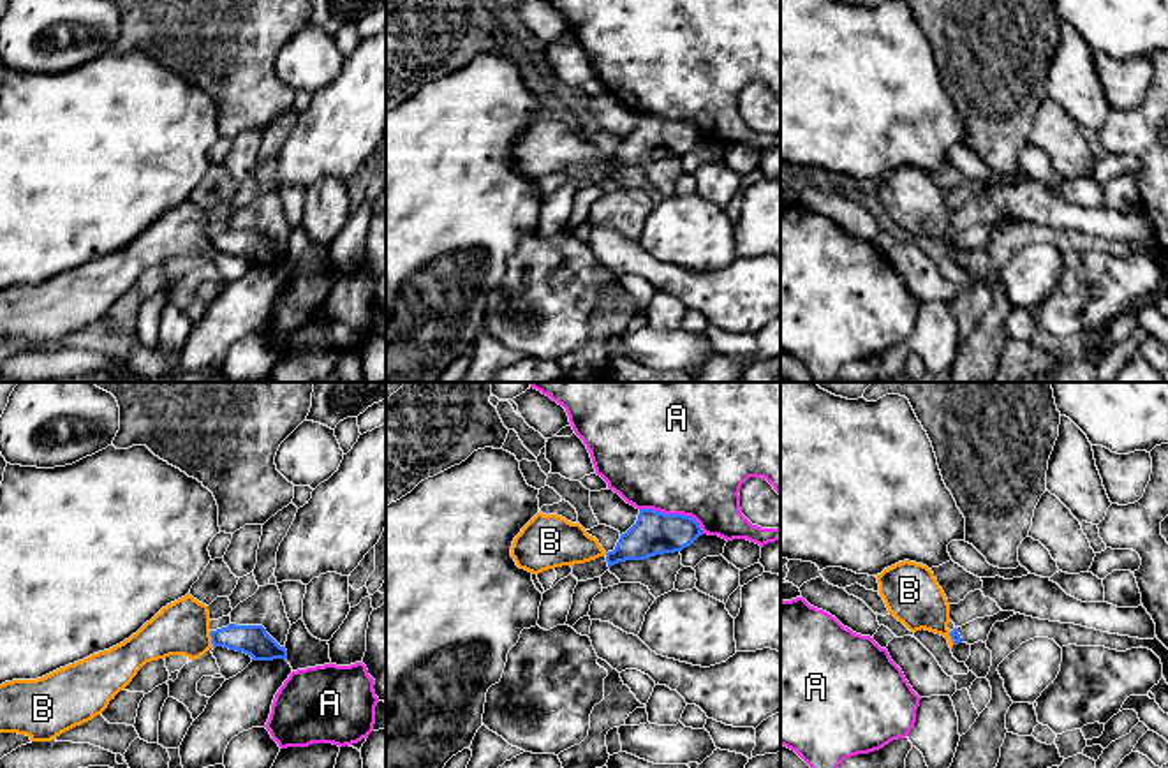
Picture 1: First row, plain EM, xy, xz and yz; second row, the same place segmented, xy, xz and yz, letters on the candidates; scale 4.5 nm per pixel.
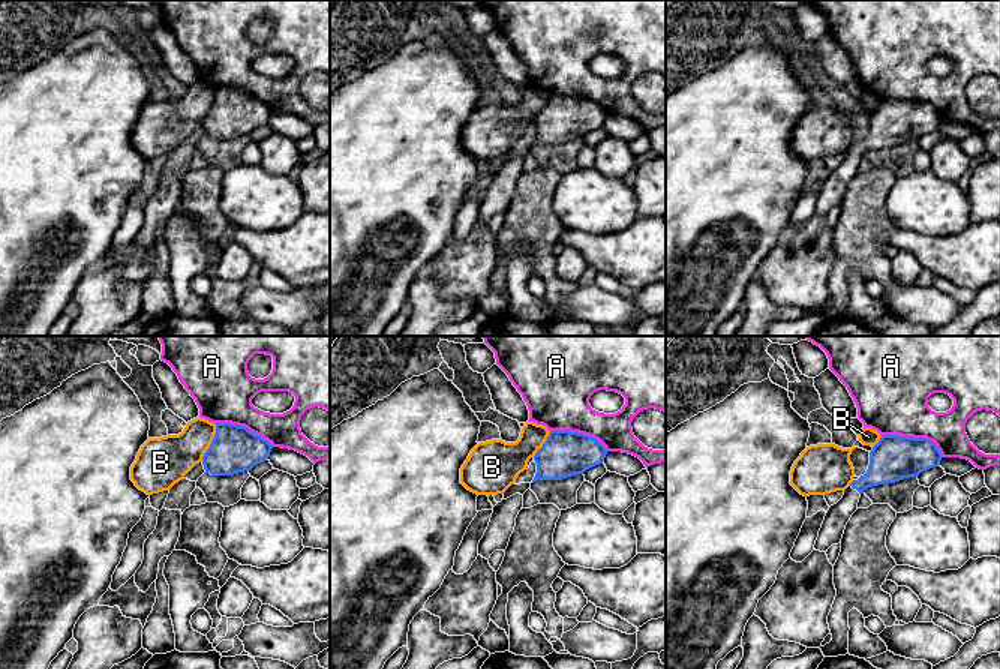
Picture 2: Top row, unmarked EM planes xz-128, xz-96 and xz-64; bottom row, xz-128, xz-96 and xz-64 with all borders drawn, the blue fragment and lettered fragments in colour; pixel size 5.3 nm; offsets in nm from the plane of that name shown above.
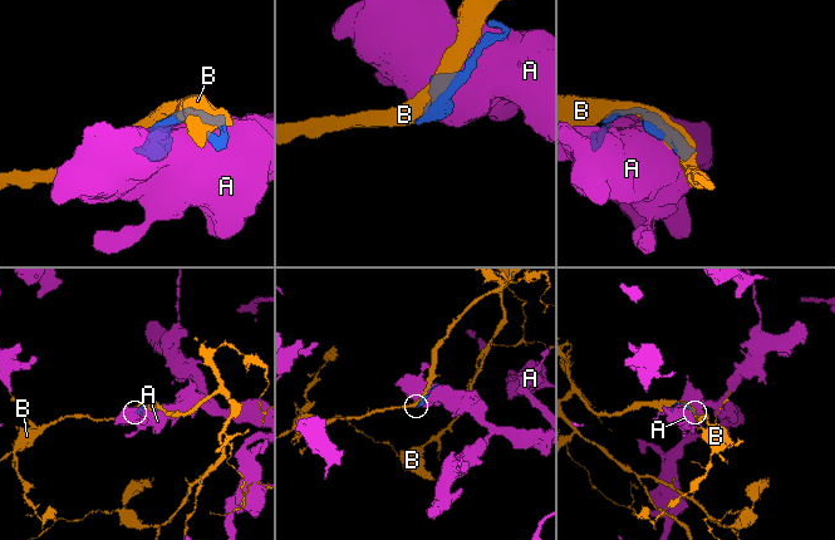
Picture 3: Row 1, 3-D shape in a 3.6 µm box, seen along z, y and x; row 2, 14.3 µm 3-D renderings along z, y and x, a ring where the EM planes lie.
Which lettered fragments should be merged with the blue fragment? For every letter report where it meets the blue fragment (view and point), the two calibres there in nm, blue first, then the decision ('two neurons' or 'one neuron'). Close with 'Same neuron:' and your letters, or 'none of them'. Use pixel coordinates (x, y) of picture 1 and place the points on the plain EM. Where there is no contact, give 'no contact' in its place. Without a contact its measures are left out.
A: meets blue in xz at (673, 120); 200 nm thick on the blue side, 500 nm on the other; two neurons
B: meets blue in xy at (212, 243); 140 nm thick on the blue side, 240 nm on the other; two neurons
Same neuron: none of them

